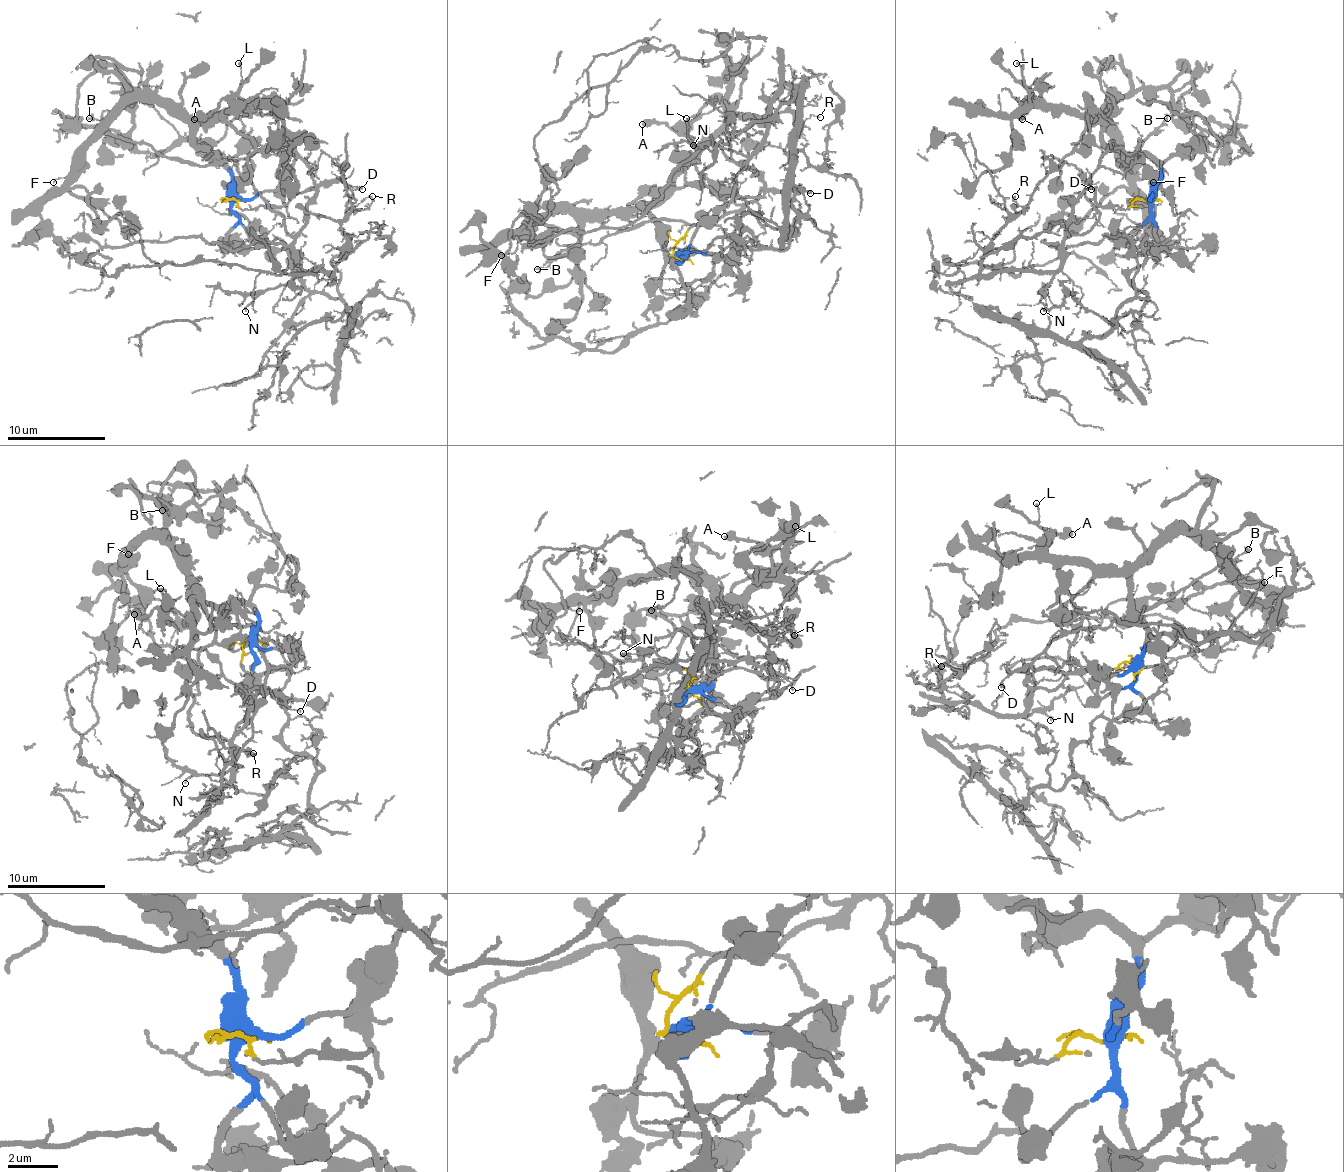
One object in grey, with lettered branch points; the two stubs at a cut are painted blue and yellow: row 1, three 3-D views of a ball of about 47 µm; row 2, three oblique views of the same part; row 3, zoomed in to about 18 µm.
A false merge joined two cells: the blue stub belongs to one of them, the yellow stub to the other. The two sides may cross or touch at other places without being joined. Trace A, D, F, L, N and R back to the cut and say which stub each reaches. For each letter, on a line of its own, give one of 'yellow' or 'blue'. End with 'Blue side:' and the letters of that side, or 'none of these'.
A: blue
D: yellow
F: blue
L: blue
N: yellow
R: yellow
Blue side: A, F, L

